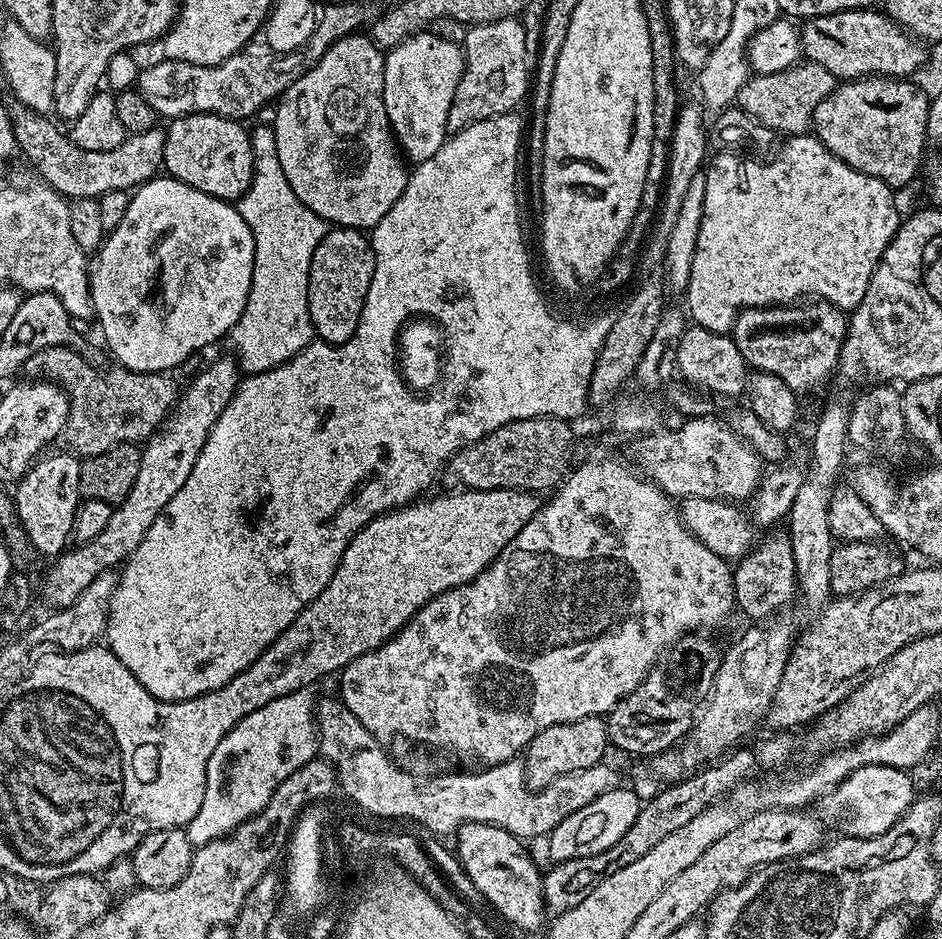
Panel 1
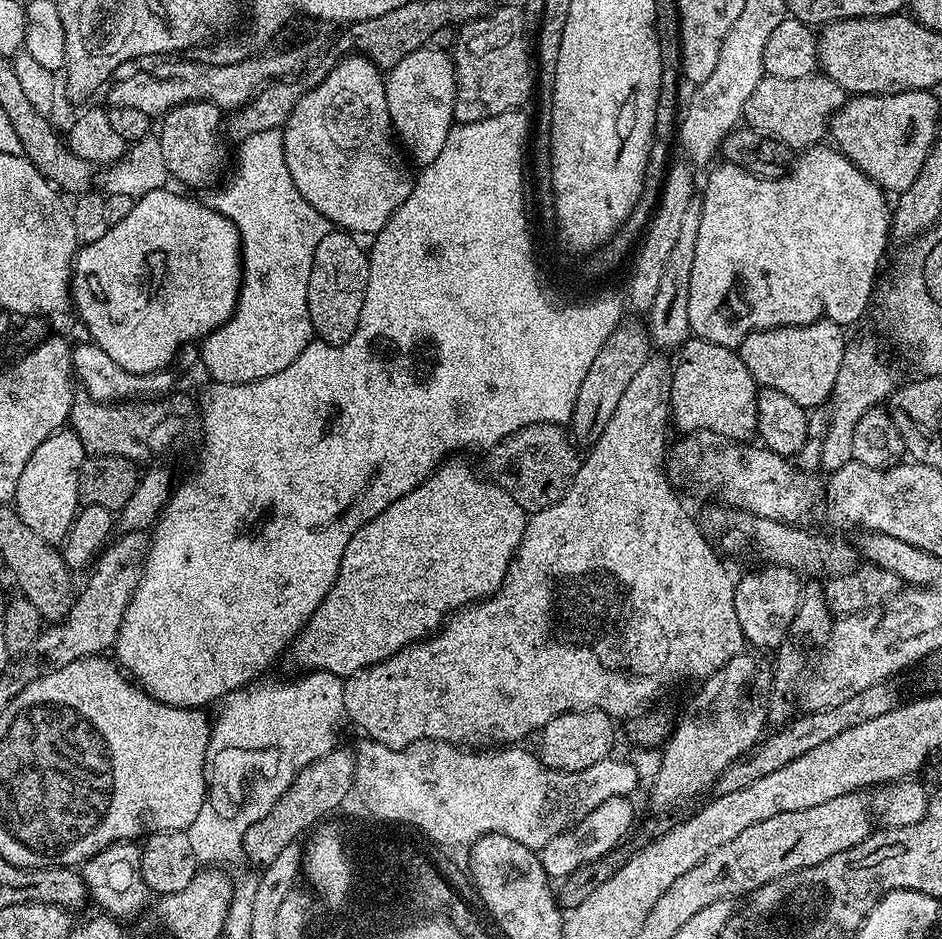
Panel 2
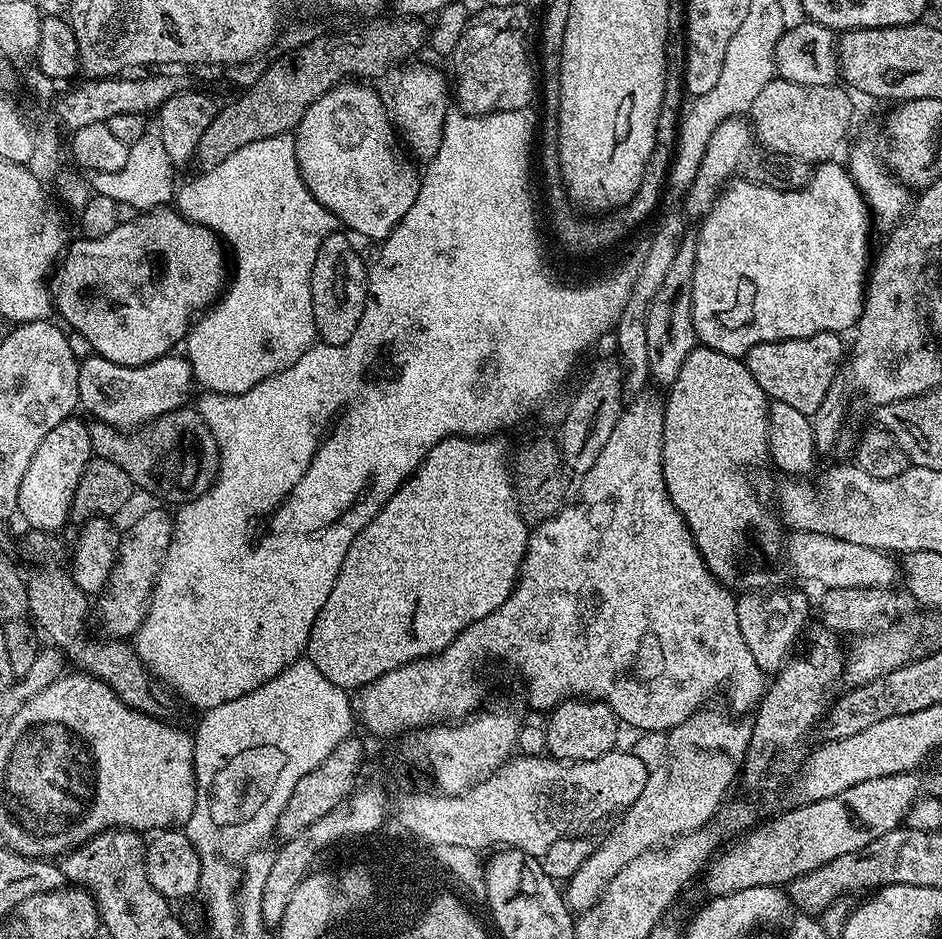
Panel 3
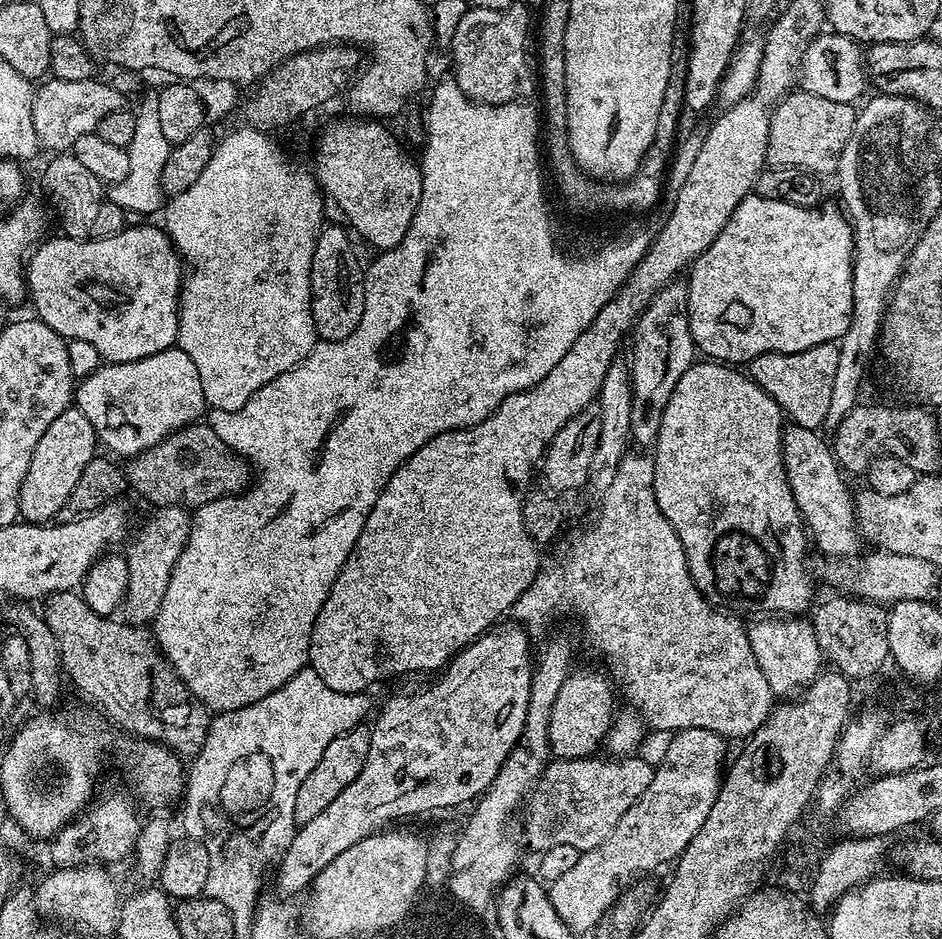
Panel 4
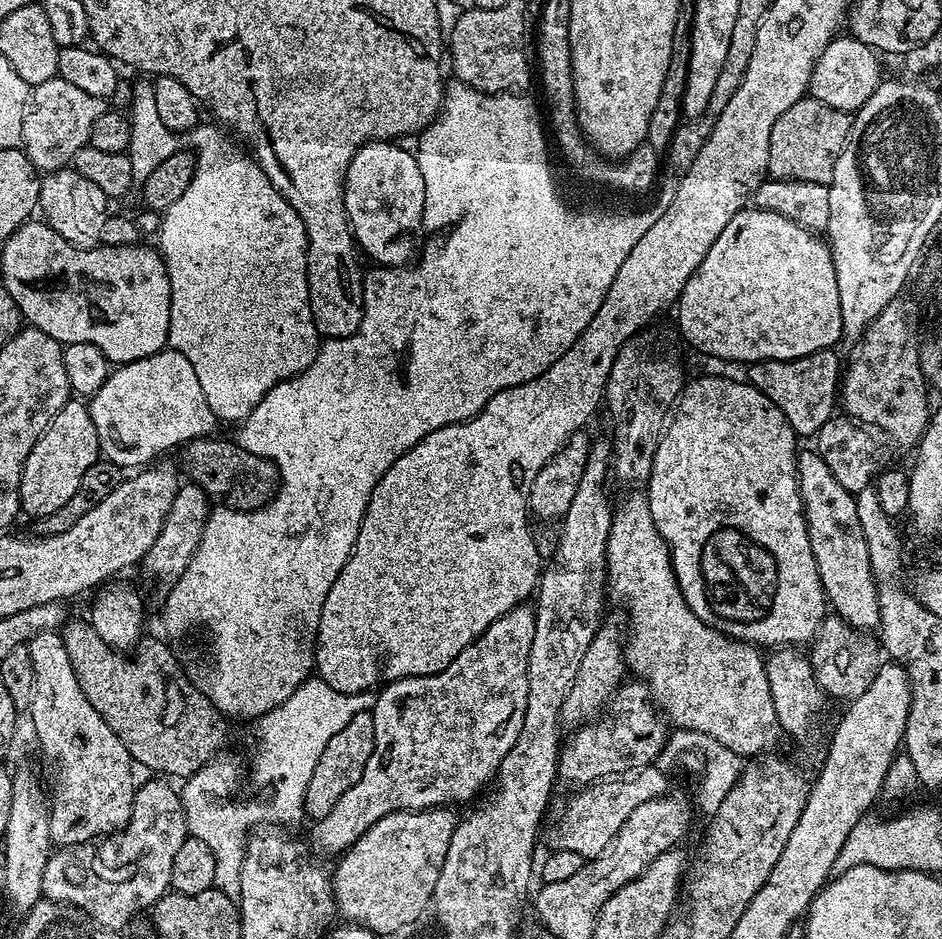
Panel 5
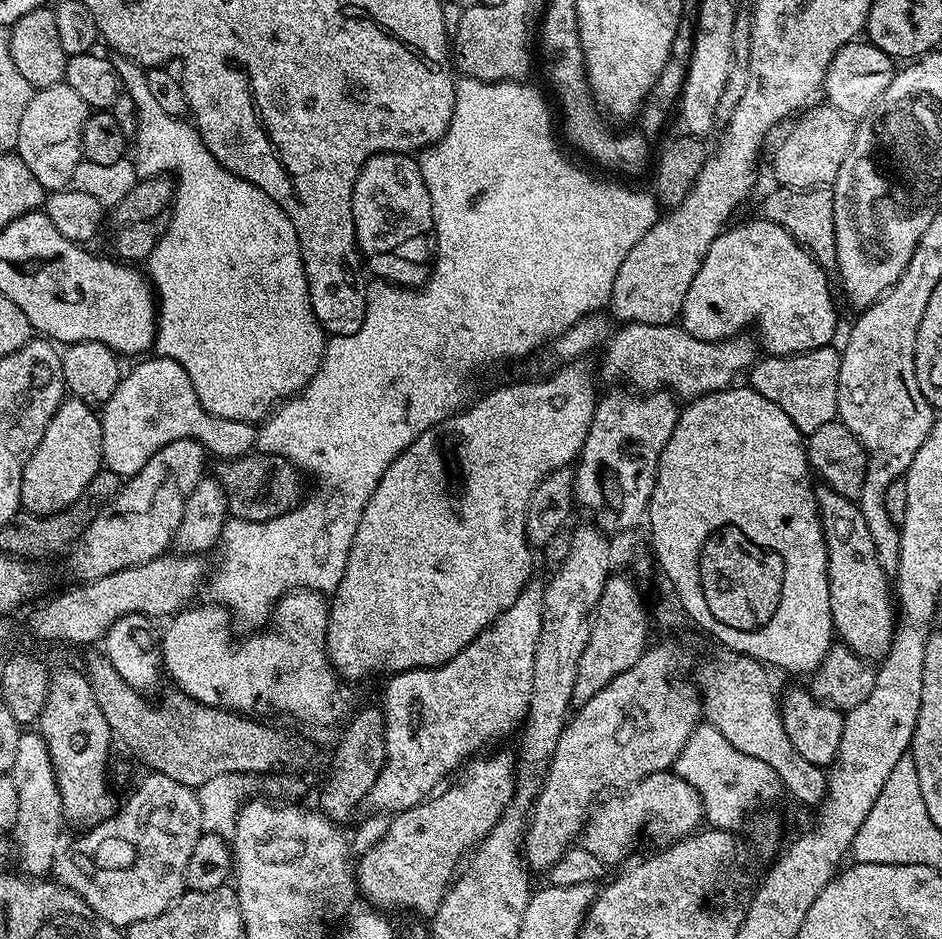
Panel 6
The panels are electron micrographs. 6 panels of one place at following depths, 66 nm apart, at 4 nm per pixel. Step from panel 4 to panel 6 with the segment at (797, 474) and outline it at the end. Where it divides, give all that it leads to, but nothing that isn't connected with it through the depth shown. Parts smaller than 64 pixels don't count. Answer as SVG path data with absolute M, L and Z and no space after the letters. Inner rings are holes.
M820 486L816 488L816 505L828 555L830 614L835 635L863 660L879 662L888 655L898 623L889 573L878 566L874 538L870 538L866 518L862 518L862 510L855 499Z

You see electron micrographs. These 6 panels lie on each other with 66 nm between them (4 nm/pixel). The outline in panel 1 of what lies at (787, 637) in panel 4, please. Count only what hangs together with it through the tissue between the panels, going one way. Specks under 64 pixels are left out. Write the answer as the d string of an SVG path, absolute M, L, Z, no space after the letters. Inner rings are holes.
M772 530L764 541L757 543L742 559L735 561L732 581L736 595L736 608L749 616L749 621L764 622L775 617L779 608L793 603L797 595L796 567L794 566L794 550L792 540L787 531Z

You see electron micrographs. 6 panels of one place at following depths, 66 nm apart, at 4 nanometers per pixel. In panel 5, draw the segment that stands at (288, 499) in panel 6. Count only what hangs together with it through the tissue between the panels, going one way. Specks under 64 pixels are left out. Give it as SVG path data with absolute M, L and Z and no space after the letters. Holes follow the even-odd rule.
M203 436L200 440L190 440L187 444L183 445L182 453L184 452L184 464L183 467L186 469L188 467L188 472L190 475L191 483L197 484L201 490L204 491L205 494L208 495L209 501L219 502L223 507L233 508L234 510L238 510L239 512L248 512L258 510L262 506L266 506L271 500L272 497L276 494L276 489L280 486L280 475L278 474L278 470L276 467L269 462L266 458L258 458L258 454L250 454L250 450L242 450L239 444L233 442L231 439L228 440L216 440L217 438L213 438L212 436Z

